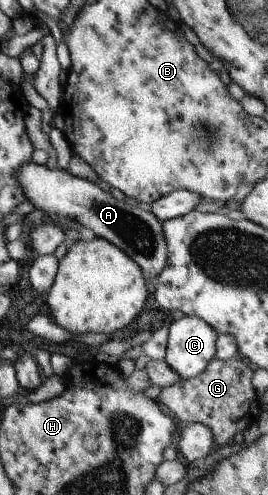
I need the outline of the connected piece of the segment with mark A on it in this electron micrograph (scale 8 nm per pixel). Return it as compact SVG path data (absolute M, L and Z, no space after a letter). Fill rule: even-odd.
M24 163L18 169L16 179L26 193L26 201L34 205L35 210L43 212L47 220L51 215L78 221L80 225L92 229L97 237L102 237L122 249L130 259L140 265L142 271L152 273L155 280L166 267L168 248L162 233L162 222L152 213L129 205L117 193L108 193L95 183L74 176L68 170L49 169L46 165Z

